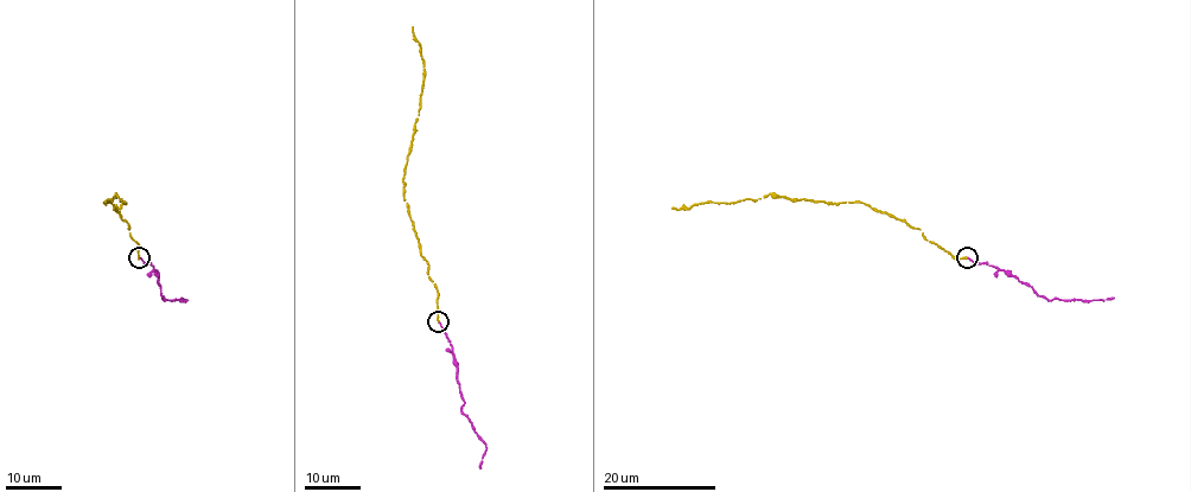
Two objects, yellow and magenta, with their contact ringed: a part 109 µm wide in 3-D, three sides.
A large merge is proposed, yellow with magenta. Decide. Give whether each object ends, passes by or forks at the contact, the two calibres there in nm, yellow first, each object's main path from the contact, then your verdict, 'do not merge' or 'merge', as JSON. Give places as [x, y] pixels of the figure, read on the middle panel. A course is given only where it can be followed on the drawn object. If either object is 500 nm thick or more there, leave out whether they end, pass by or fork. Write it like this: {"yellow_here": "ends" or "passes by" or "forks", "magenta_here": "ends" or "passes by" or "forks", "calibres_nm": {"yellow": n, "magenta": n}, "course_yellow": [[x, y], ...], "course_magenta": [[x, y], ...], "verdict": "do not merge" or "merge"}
{"yellow_here": "ends", "magenta_here": "ends", "calibres_nm": {"yellow": 220, "magenta": 130}, "course_yellow": [[439, 323], [438, 288], [427, 273], [428, 264], [420, 255], [403, 198], [402, 179], [425, 71], [412, 26]], "course_magenta": [[439, 323], [453, 351], [464, 403], [462, 411], [486, 448], [481, 467]], "verdict": "merge"}

